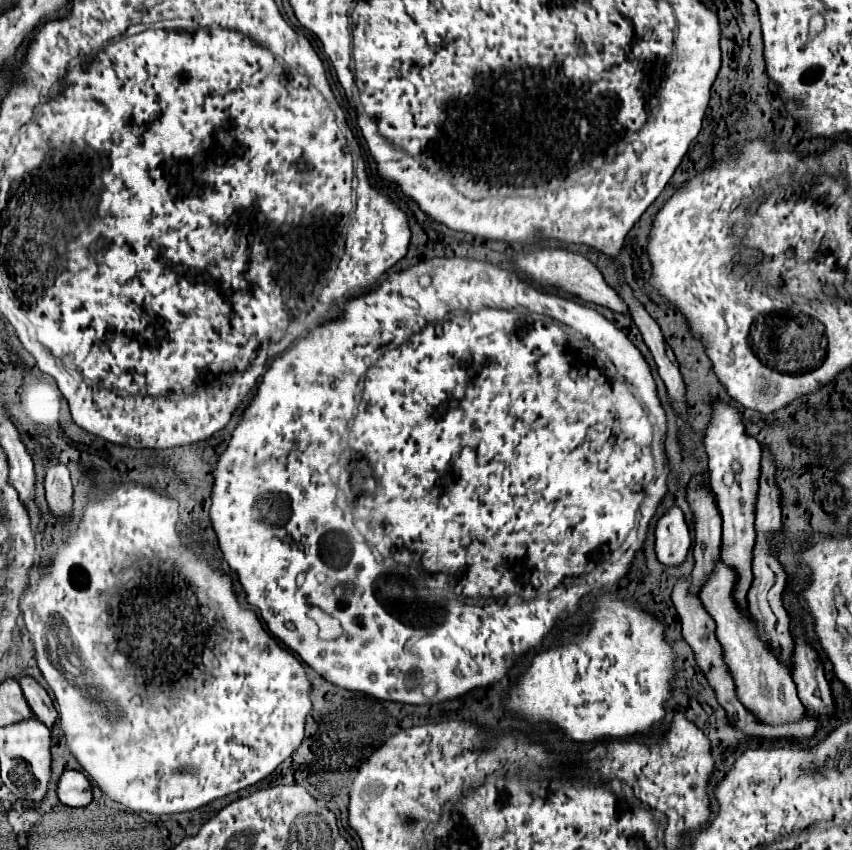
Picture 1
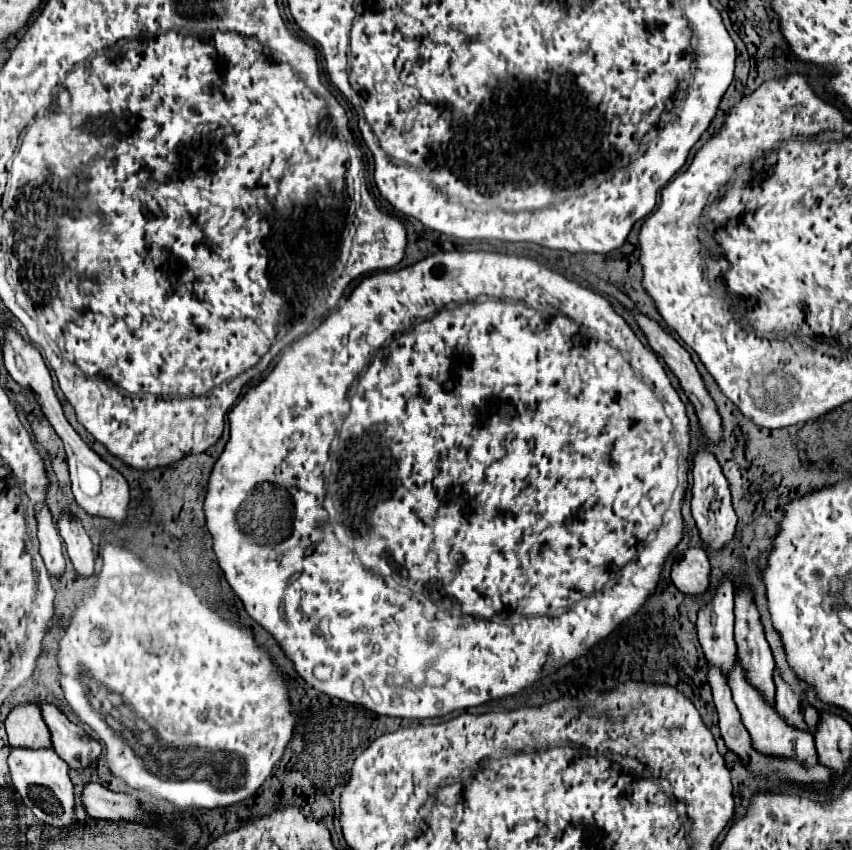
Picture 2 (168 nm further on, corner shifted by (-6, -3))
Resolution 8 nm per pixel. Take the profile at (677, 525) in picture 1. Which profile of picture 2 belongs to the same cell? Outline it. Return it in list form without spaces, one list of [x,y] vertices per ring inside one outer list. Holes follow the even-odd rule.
[[[690,547],[680,555],[680,559],[672,565],[672,581],[674,585],[688,595],[696,595],[706,591],[710,575],[710,563],[704,549]]]

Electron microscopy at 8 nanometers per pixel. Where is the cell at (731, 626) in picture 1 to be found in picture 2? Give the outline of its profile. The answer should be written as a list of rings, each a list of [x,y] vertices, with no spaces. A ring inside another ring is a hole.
[[[740,659],[734,661],[732,669],[728,671],[728,685],[732,689],[732,695],[734,695],[734,703],[742,715],[742,723],[746,725],[750,737],[752,737],[752,743],[754,743],[754,749],[760,751],[760,753],[766,753],[766,755],[782,755],[782,757],[796,757],[804,763],[812,763],[816,759],[816,749],[814,749],[814,735],[806,729],[796,729],[792,727],[790,723],[786,723],[786,719],[776,711],[776,707],[766,701],[766,697],[762,695],[760,689],[756,689],[746,673],[744,673],[744,667],[740,665]]]

